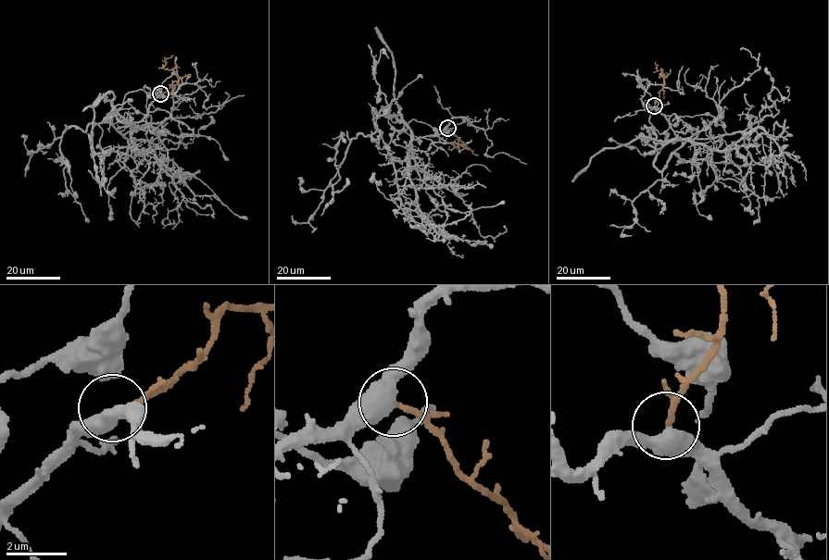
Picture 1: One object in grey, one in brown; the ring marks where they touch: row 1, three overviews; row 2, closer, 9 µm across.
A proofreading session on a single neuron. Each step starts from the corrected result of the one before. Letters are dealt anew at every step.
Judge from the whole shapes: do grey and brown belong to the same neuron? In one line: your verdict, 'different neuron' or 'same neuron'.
same neuron

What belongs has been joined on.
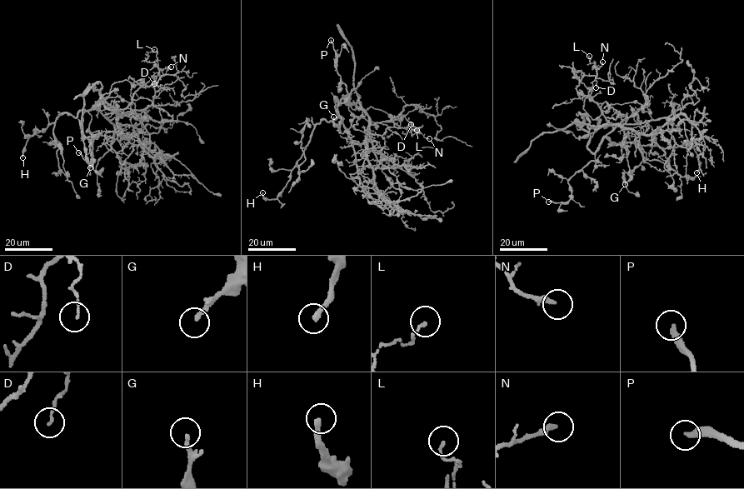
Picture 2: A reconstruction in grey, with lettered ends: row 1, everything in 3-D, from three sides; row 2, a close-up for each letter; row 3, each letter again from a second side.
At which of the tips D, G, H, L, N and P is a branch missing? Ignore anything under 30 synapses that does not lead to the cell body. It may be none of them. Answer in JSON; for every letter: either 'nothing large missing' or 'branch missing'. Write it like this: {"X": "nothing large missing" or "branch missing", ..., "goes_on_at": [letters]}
{"D": "nothing large missing", "G": "branch missing", "H": "branch missing", "L": "nothing large missing", "N": "nothing large missing", "P": "branch missing", "goes_on_at": ["G", "H", "P"]}

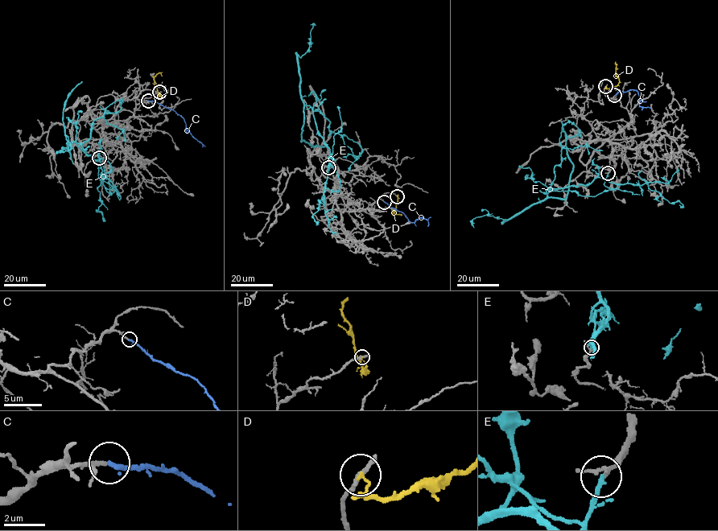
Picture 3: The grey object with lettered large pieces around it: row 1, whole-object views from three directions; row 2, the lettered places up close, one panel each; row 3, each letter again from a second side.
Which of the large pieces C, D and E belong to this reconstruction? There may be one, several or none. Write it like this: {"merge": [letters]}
{"merge": ["C"]}

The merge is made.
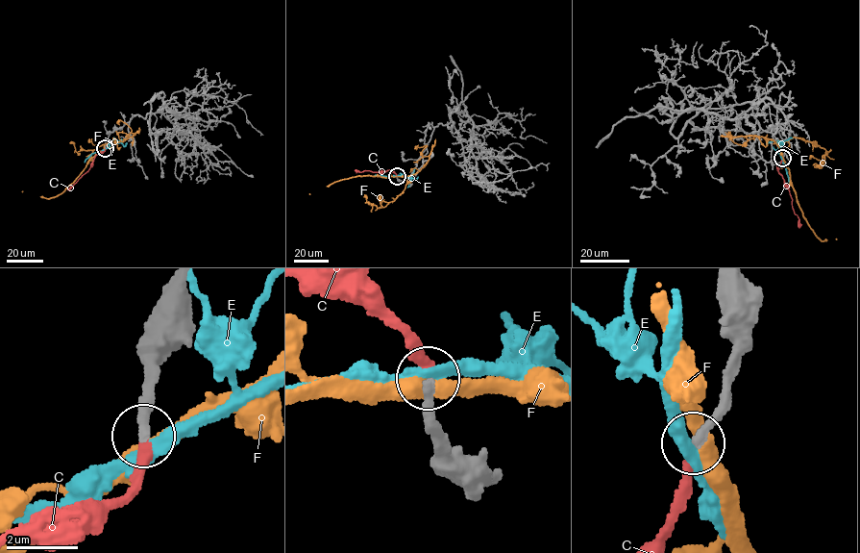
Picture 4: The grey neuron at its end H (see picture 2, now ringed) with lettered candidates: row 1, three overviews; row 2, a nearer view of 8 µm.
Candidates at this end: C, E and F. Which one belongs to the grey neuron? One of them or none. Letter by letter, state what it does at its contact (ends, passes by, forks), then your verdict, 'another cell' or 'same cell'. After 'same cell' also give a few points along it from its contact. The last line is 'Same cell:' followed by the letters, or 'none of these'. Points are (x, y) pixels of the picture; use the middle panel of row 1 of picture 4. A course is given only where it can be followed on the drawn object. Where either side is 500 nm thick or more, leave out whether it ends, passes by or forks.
C: it ends; same cell; course (397, 176), (387, 170), (355, 169)
E: it passes by; another cell
F: it passes by; another cell
Same cell: C

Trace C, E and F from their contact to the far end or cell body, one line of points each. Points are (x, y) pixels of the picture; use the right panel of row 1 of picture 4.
C: (782, 158), (778, 172), (789, 191), (793, 210), (798, 219), (798, 228)
E: (782, 158), (780, 143), (783, 144), (777, 140)
F: (782, 158), (807, 223), (822, 241), (836, 239)

